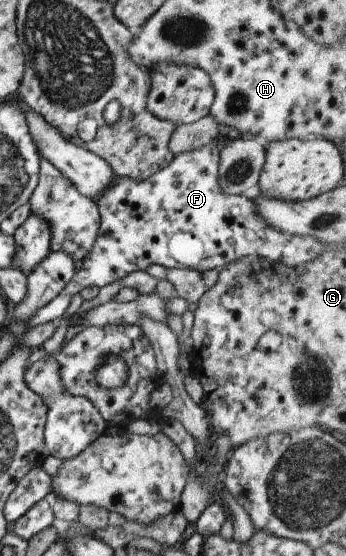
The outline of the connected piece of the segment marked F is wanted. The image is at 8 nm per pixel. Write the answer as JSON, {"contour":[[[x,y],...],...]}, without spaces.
{"contour":[[[210,142],[200,149],[186,151],[175,155],[172,163],[153,173],[144,181],[134,181],[130,177],[116,177],[102,196],[96,199],[101,224],[98,239],[90,251],[90,255],[78,264],[76,275],[71,282],[50,302],[42,307],[34,317],[26,323],[28,327],[53,322],[60,319],[69,307],[72,297],[82,293],[85,287],[104,287],[118,282],[129,273],[146,270],[150,265],[162,265],[167,269],[193,269],[194,271],[210,271],[221,269],[225,264],[238,261],[241,257],[254,255],[270,261],[280,261],[288,267],[300,267],[319,257],[326,245],[312,236],[284,234],[270,227],[264,217],[256,213],[254,199],[240,195],[226,195],[218,185],[219,169],[218,143]]]}

